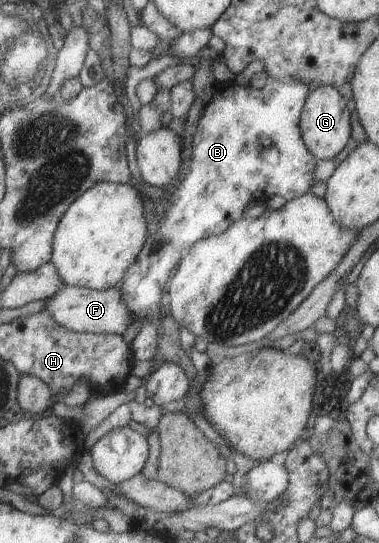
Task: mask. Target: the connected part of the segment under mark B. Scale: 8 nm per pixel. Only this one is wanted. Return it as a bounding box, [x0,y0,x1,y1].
[119,77,316,361]

